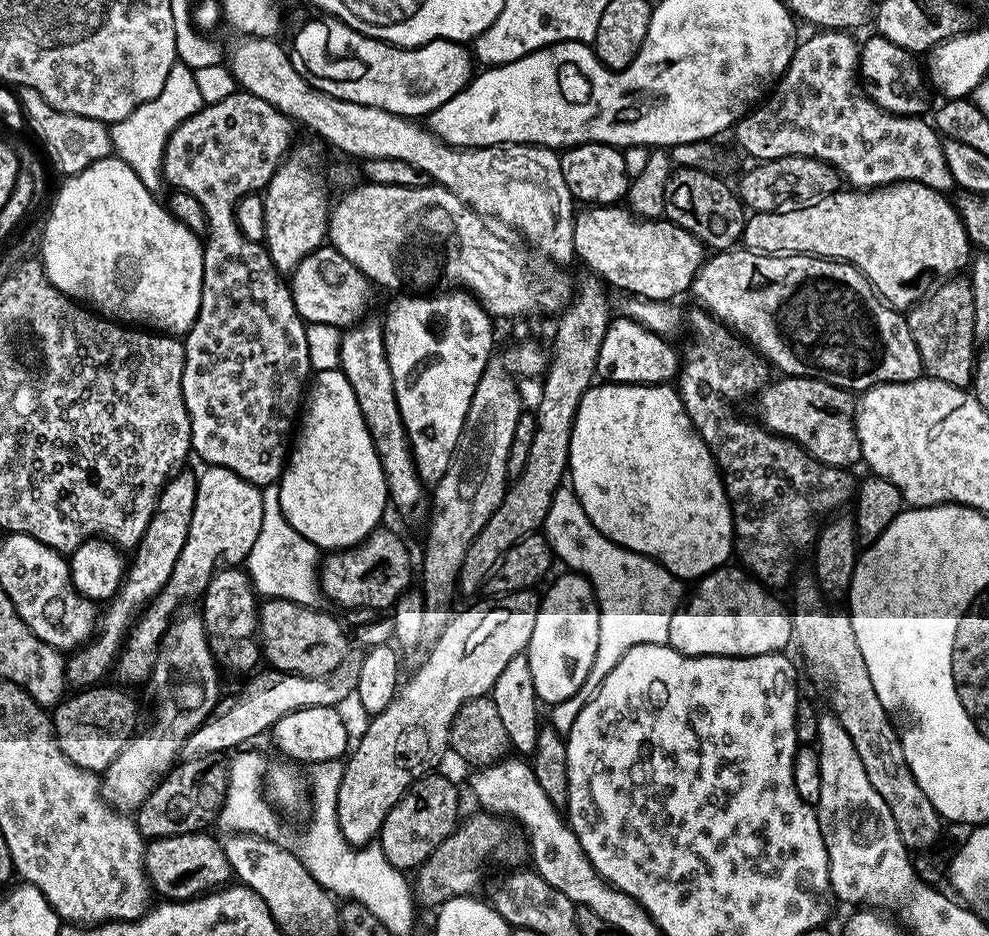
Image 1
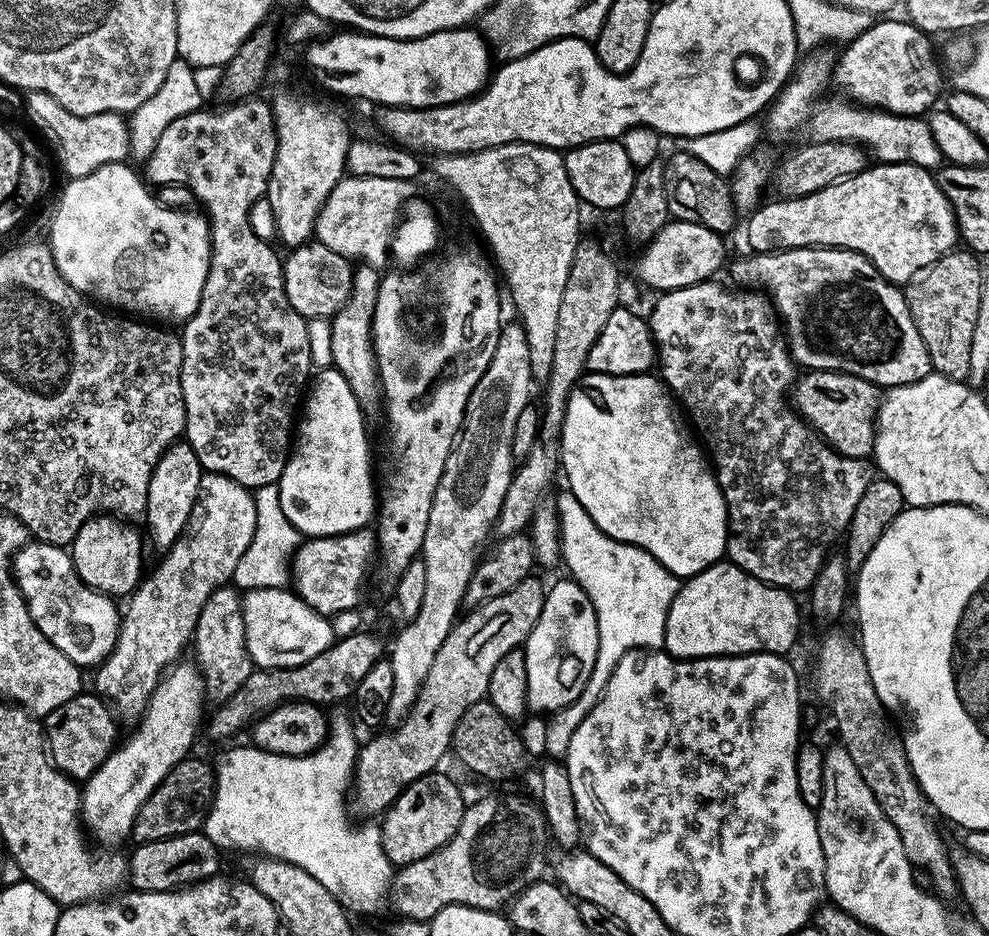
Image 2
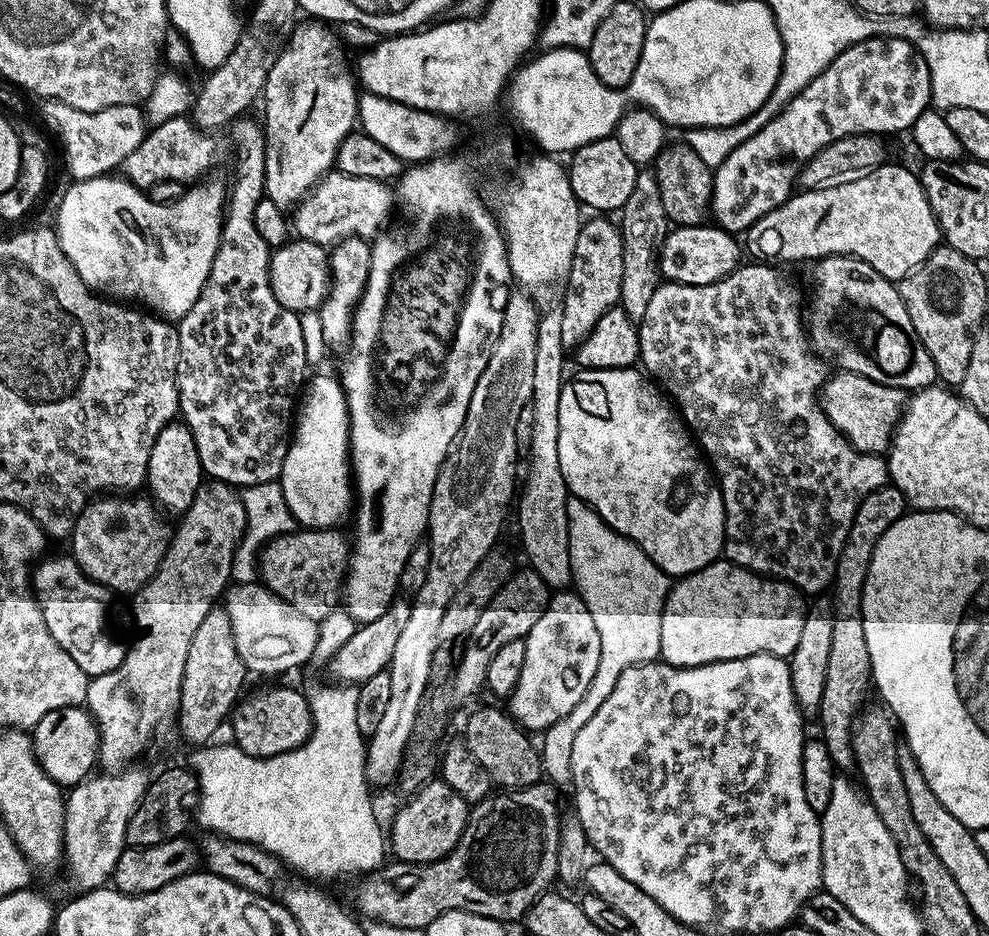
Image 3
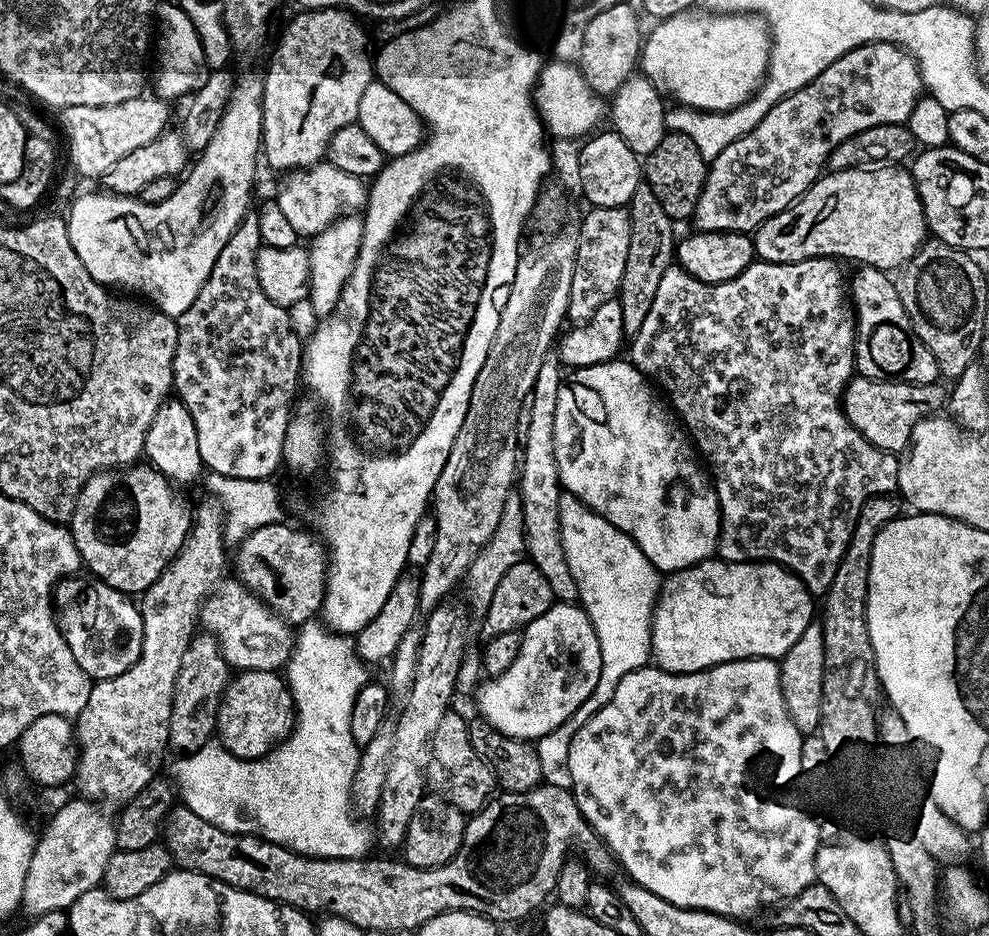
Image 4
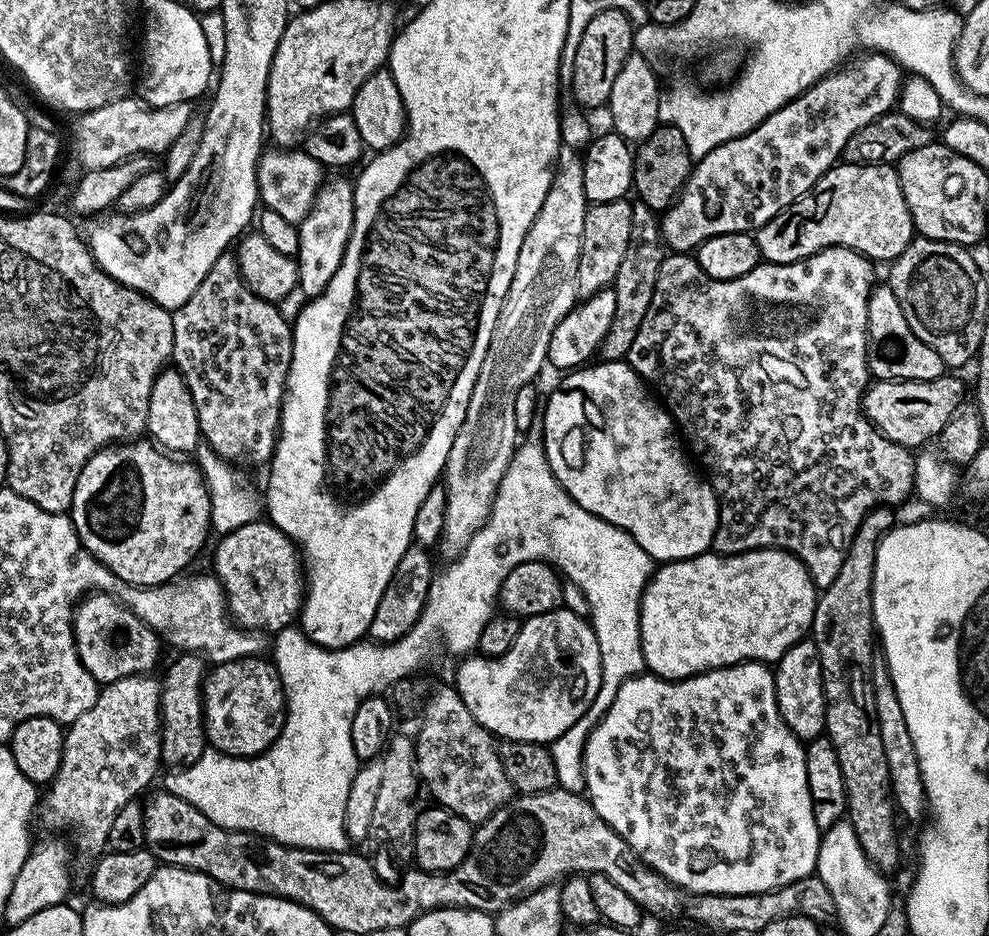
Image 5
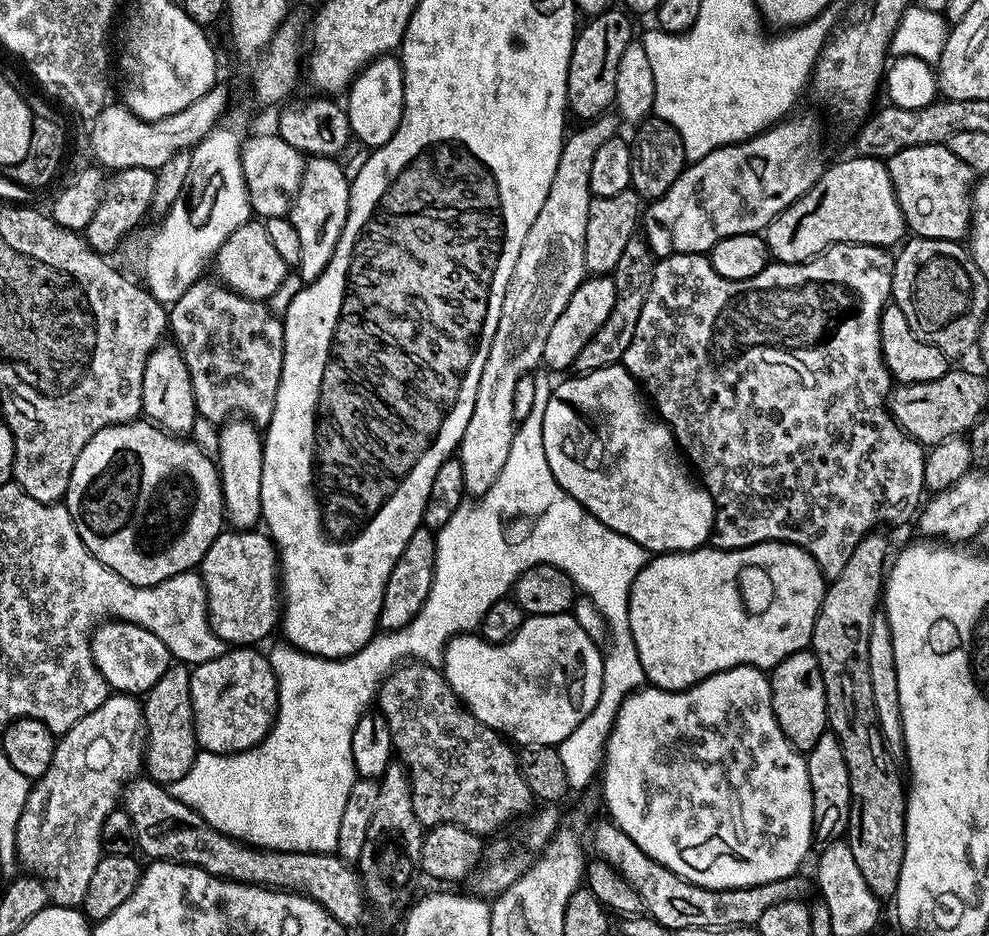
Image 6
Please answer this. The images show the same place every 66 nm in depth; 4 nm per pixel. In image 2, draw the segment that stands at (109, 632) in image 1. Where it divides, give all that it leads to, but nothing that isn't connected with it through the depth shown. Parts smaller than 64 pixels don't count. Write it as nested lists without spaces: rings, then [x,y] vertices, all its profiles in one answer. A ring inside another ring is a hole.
[[[186,442],[171,444],[162,454],[162,458],[154,466],[154,474],[150,478],[146,506],[142,520],[148,523],[147,539],[159,550],[167,550],[182,534],[186,522],[190,518],[190,510],[194,510],[194,498],[198,498],[198,486],[202,469],[198,462],[198,454]]]

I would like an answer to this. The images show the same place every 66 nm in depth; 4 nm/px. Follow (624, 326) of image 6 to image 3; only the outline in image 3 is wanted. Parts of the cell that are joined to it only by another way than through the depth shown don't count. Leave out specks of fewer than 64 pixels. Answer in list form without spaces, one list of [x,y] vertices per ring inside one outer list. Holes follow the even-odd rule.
[[[637,171],[634,178],[634,190],[626,198],[624,207],[619,209],[618,227],[622,238],[622,290],[618,307],[633,322],[646,318],[646,309],[650,307],[650,298],[654,290],[662,283],[660,274],[660,251],[670,231],[670,221],[662,206],[662,190],[658,190],[658,178],[655,171]]]

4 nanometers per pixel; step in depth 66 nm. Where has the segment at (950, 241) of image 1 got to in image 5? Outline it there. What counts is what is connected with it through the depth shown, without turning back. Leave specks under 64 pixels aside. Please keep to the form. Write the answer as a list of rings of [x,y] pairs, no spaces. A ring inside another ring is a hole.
[[[843,162],[837,163],[835,168],[831,168],[825,176],[823,176],[811,190],[806,193],[801,200],[796,200],[786,210],[782,210],[774,218],[770,218],[770,222],[766,222],[761,228],[756,229],[756,241],[758,242],[758,250],[761,257],[770,264],[793,264],[799,260],[807,260],[808,257],[813,256],[816,252],[821,252],[827,248],[853,248],[856,252],[861,252],[863,256],[868,257],[873,262],[885,260],[891,262],[898,258],[898,254],[902,254],[902,250],[906,250],[908,243],[914,239],[914,229],[912,226],[912,219],[910,218],[910,210],[906,206],[906,198],[902,194],[902,186],[900,179],[896,173],[895,167],[890,164],[845,164]]]

